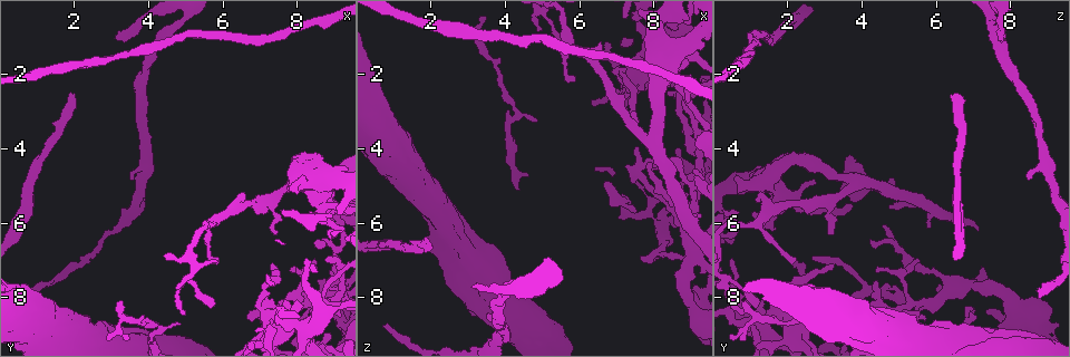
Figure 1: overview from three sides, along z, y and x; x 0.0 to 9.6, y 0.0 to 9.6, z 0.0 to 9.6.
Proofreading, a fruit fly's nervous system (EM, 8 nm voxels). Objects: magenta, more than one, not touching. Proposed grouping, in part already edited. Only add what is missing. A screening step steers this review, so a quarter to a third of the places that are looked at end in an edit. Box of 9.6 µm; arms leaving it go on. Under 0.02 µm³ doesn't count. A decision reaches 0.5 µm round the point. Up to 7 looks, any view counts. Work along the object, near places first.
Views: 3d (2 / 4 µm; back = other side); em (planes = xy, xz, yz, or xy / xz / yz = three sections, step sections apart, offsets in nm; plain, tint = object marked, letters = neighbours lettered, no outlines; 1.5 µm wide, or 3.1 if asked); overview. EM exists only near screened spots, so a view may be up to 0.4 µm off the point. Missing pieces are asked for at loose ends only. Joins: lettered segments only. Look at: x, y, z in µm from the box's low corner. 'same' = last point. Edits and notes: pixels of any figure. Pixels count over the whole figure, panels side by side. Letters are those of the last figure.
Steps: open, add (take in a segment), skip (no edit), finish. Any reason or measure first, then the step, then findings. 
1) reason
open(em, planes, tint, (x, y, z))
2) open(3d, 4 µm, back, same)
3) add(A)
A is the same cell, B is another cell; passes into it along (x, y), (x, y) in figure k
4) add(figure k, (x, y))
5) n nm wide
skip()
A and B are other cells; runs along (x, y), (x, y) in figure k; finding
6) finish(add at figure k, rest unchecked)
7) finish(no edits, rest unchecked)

free end
open(em, yz, step 4, letters, (0.80, 7.95, 8.75))

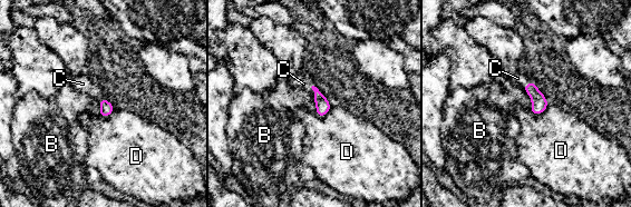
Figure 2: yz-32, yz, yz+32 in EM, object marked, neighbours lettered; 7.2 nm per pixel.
add(C)
C is the same cell, B and D are other cells; it goes on there

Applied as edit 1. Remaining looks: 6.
open(overview)

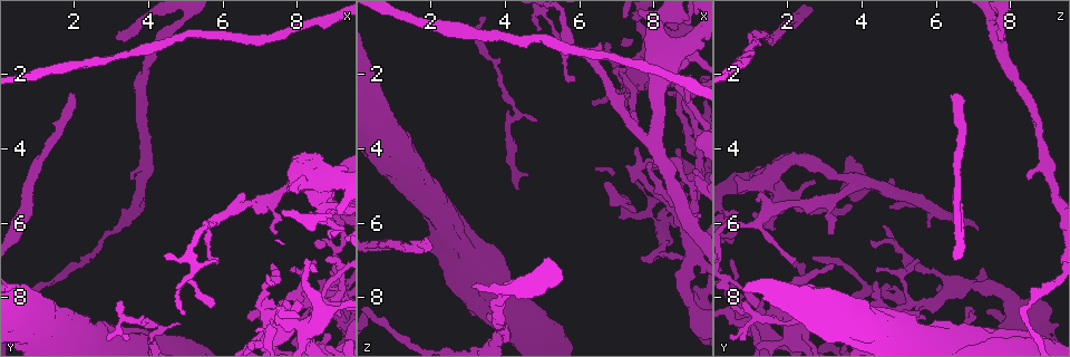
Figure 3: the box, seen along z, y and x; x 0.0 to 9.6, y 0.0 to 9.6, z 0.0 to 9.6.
long arm stops here
open(em, planes, plain, (1.85, 2.50, 6.55))

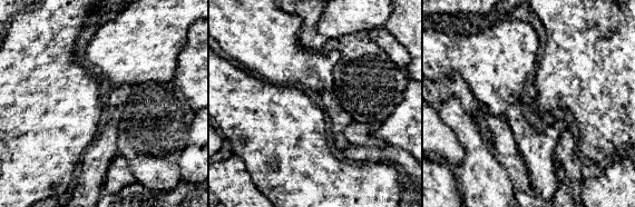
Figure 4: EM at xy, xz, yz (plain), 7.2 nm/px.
where the object lies
open(em, planes, tint, same)

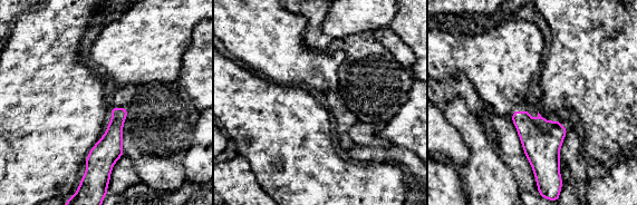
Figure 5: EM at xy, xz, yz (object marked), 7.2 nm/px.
what lies round it
open(em, planes, letters, same)

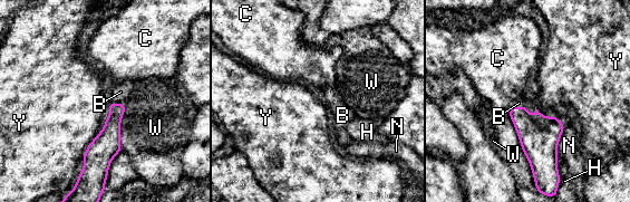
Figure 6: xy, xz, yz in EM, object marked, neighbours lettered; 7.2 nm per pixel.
add(B)
B is the same cell, C, H, N, W and Y are other cells; passes into it along (109, 137), (117, 104), (120, 92) in figure 6; the neuron continues

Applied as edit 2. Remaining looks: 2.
free end
open(em, 3.1 µm, yz, step 16, tint, (7.30, 7.15, 3.30))

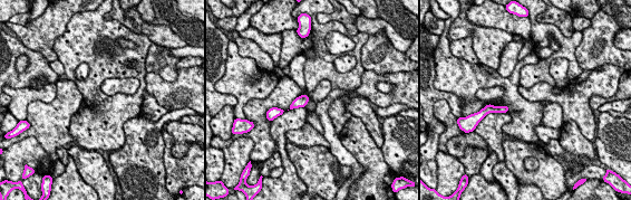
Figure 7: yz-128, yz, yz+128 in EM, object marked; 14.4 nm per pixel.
another direction
open(em, 3.1 µm, planes, letters, same)

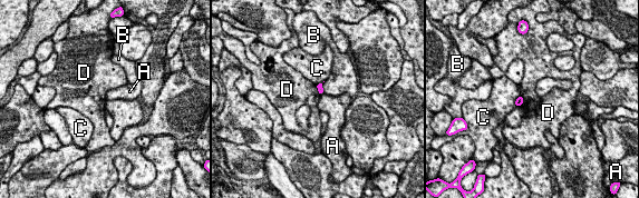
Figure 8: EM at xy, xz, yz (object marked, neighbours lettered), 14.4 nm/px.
skip()
A, B, C and D are other cells; border along (521, 96), (522, 102), (518, 106) in figure 8; no lettered segment goes on from it

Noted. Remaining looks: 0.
finish(add at figure 2, add at figure 6, rest unchecked)

